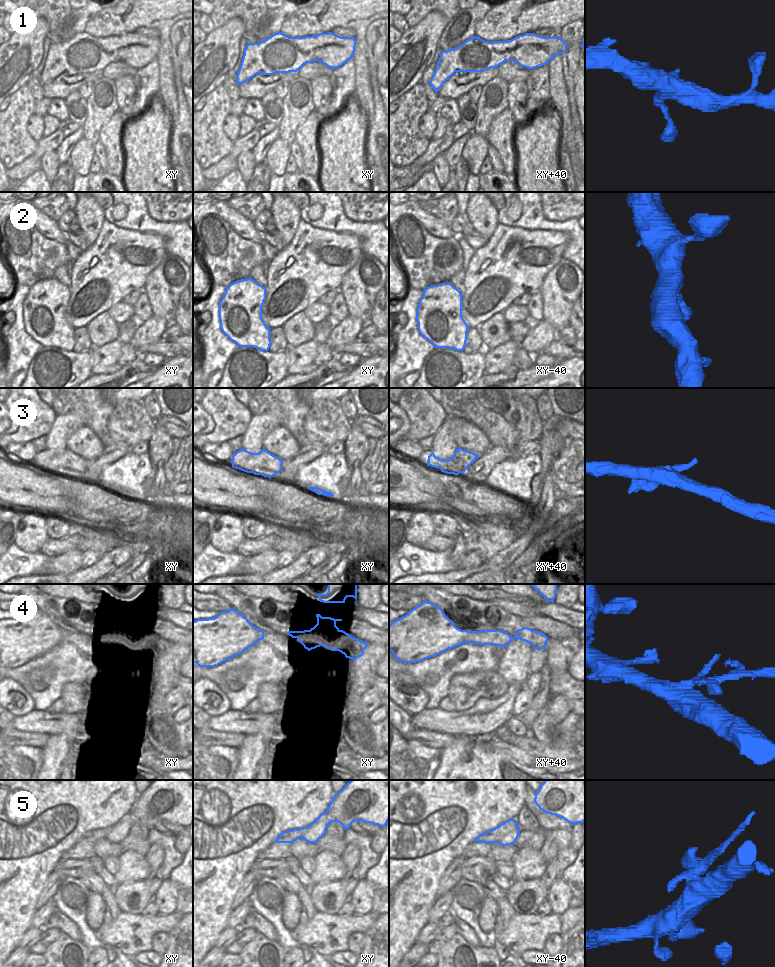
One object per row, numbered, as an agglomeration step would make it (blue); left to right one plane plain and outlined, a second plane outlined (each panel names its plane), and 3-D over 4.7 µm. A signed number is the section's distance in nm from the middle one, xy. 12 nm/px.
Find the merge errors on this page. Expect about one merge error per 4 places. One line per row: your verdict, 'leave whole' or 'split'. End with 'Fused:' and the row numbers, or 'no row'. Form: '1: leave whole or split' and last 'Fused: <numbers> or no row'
1: leave whole
2: leave whole
3: split
4: split
5: split
Fused: 3, 4, 5

